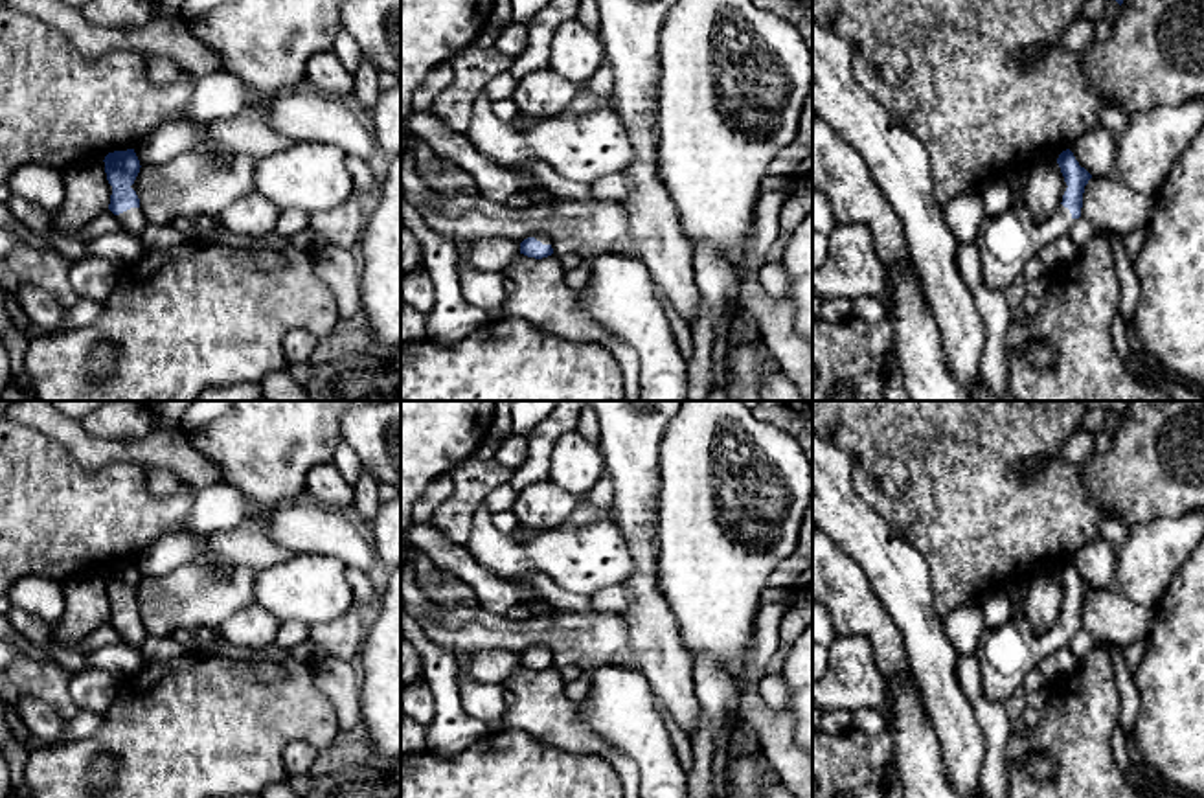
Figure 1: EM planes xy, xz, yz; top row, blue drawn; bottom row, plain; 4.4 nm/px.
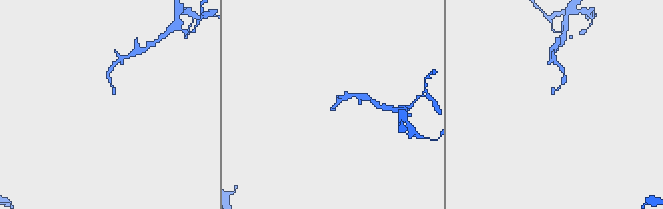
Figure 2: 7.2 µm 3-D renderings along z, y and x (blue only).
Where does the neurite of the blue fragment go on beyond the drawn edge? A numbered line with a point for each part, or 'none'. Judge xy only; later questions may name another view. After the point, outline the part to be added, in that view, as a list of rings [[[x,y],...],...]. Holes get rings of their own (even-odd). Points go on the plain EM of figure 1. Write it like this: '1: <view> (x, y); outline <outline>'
1: xy (133, 633); outline [[[131,620],[119,627],[116,627],[123,640],[132,647],[142,647],[147,638],[145,629],[142,627],[140,620]]]

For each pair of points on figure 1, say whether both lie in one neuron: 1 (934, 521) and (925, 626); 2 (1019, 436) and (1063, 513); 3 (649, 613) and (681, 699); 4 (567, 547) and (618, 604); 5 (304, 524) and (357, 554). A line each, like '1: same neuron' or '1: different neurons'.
1: different neurons
2: same neuron
3: same neuron
4: different neurons
5: same neuron

